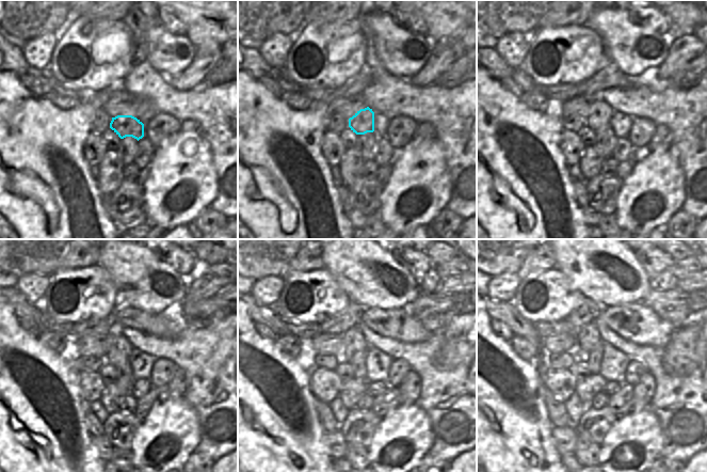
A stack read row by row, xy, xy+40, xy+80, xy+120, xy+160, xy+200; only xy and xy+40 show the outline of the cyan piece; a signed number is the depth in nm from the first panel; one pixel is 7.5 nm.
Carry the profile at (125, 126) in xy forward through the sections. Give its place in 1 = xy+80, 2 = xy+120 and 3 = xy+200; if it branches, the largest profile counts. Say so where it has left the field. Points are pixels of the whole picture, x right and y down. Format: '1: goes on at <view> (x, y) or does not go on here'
1: goes on at xy+80 (600, 115)
2: goes on at xy+120 (119, 351)
3: goes on at xy+200 (588, 336)

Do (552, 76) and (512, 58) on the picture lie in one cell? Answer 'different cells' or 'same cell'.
different cells

